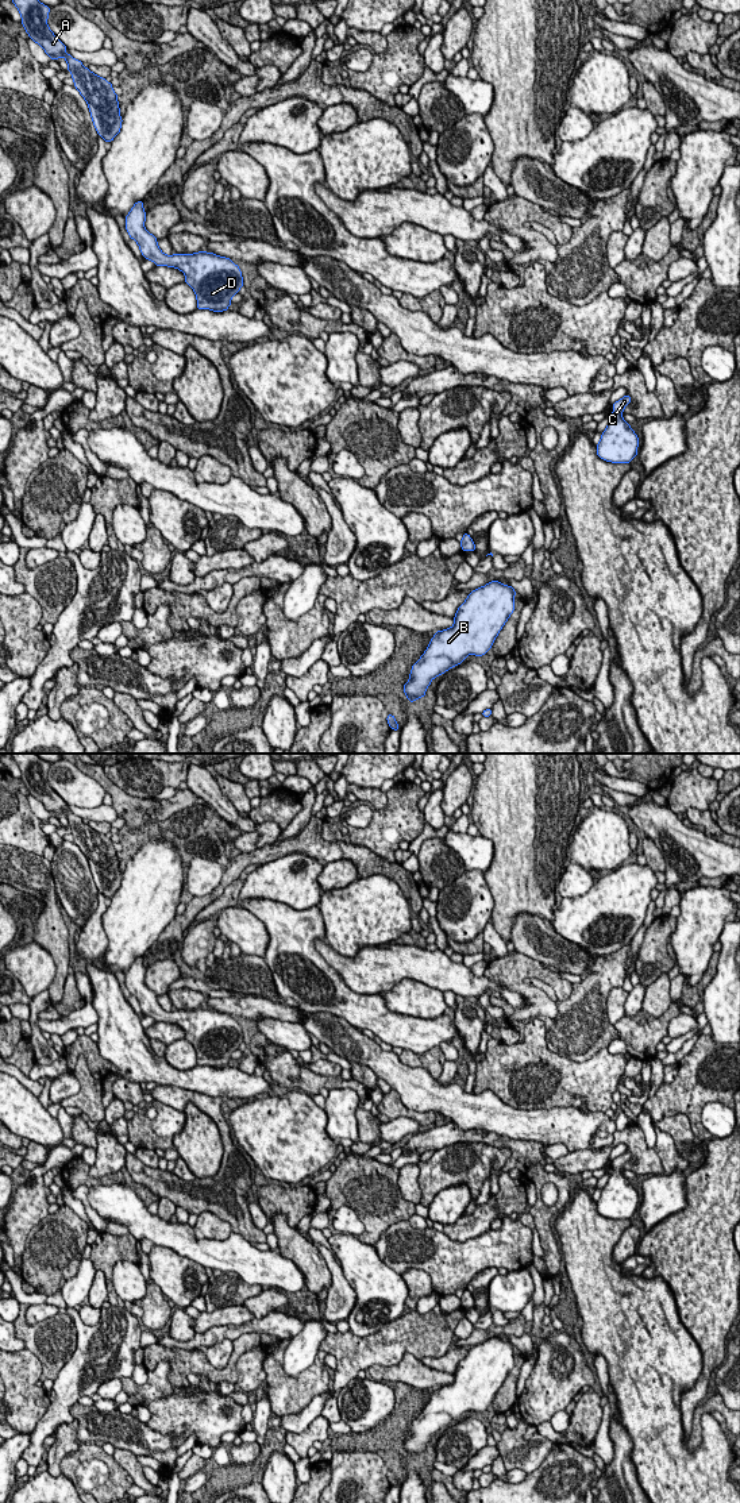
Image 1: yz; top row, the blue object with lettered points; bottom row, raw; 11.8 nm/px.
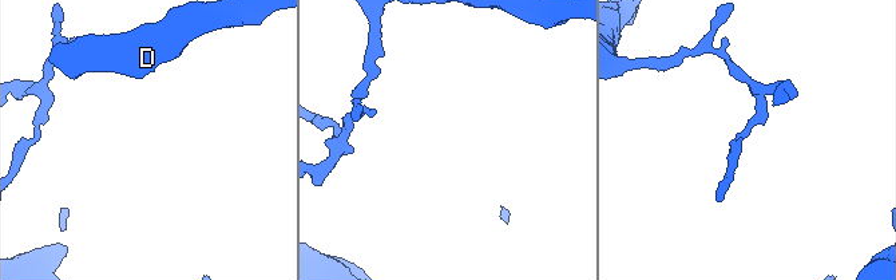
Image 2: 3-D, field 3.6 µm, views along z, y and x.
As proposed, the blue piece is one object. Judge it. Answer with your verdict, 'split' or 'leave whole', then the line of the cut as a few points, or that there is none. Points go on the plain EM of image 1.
leave whole; cut none

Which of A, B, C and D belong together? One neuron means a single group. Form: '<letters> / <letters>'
A B C D

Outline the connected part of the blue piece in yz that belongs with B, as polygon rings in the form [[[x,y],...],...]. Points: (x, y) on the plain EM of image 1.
[[[498,1337],[478,1344],[458,1364],[454,1381],[438,1387],[421,1414],[412,1422],[402,1448],[409,1458],[425,1452],[431,1437],[467,1411],[485,1411],[514,1367],[516,1348]]]

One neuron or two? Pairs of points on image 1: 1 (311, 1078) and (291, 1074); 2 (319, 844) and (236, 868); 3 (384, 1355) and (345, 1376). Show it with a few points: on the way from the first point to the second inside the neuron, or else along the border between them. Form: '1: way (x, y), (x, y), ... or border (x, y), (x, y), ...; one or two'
1: way (305, 1078), (296, 1076); one
2: way (299, 844), (292, 844), (257, 858); one
3: way (374, 1355), (365, 1355), (353, 1367); one

